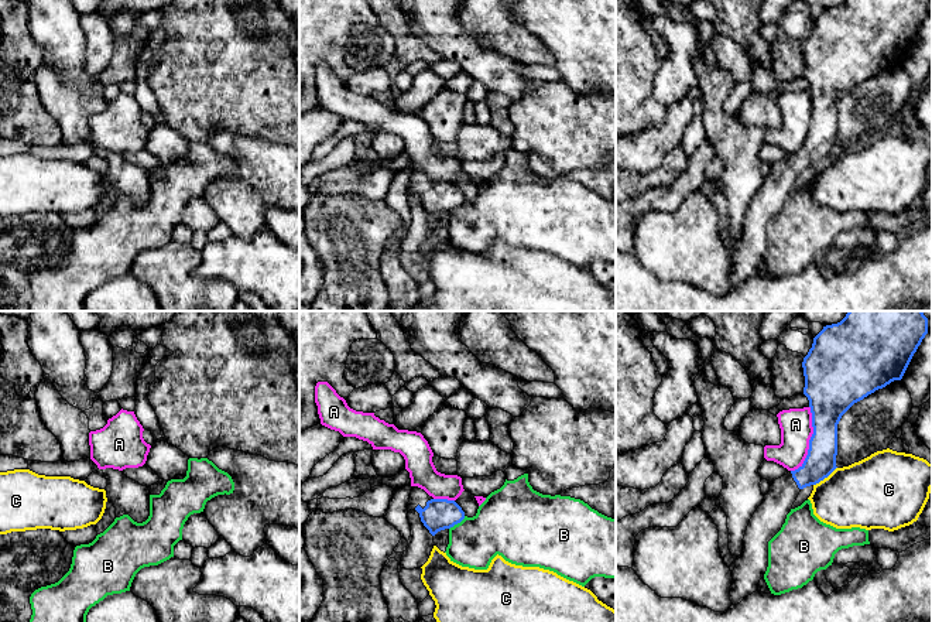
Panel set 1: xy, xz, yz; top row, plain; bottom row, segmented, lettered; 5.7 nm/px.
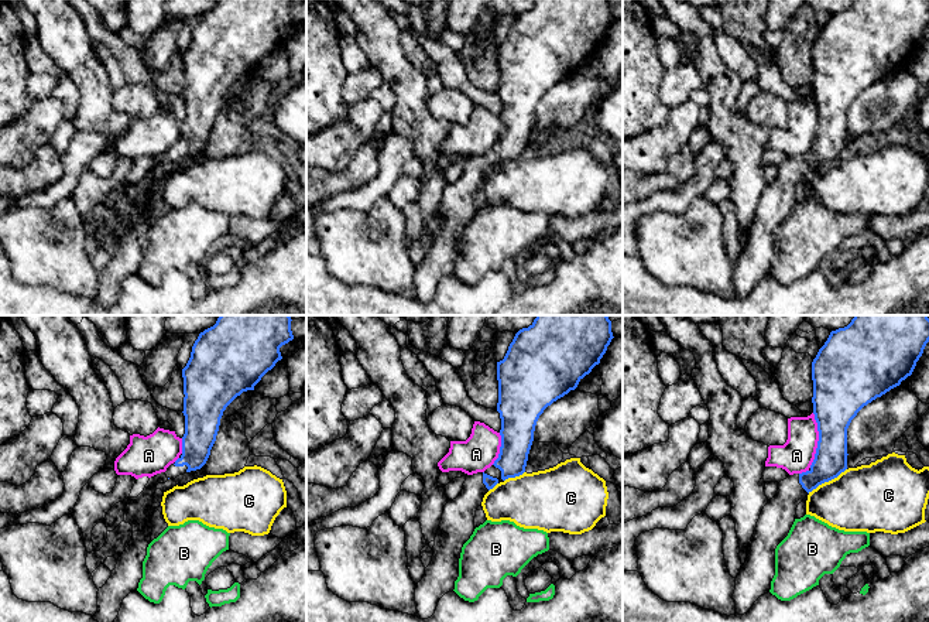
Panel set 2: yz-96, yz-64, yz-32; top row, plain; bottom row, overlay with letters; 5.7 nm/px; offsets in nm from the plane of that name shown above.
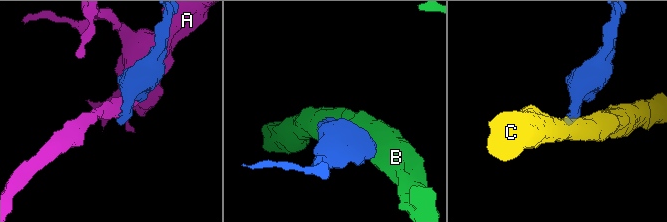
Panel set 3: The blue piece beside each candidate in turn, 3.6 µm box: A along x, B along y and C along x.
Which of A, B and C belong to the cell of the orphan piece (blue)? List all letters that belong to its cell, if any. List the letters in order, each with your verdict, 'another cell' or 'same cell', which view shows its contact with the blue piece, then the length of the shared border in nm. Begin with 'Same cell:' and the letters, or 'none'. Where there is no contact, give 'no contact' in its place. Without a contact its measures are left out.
Same cell: none
A: another cell; meets blue in yz; contact 400 nm long
B: another cell; meets blue in xz; contact 120 nm long
C: another cell; meets blue in yz; contact 170 nm long

